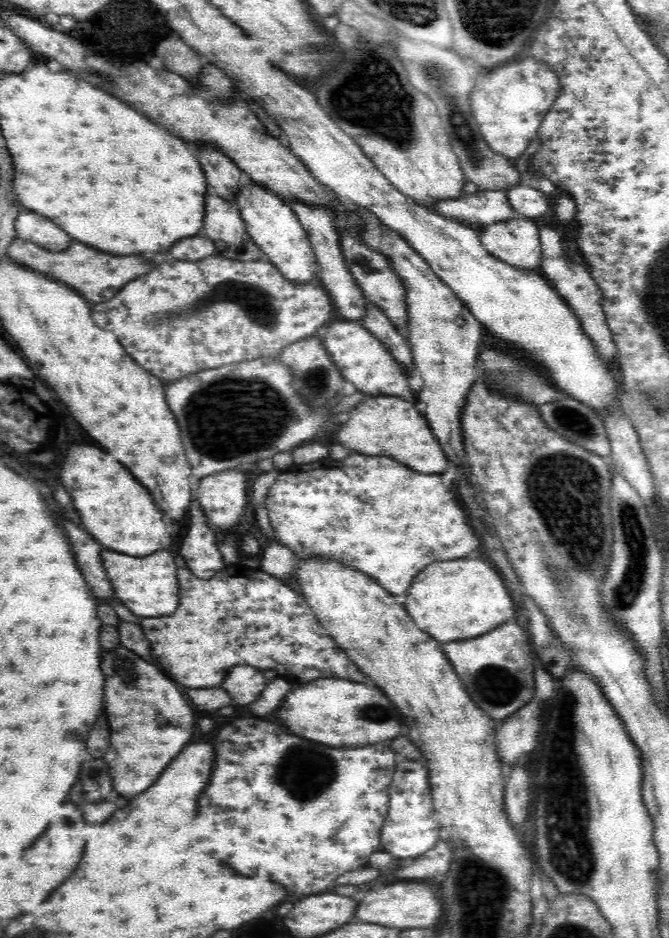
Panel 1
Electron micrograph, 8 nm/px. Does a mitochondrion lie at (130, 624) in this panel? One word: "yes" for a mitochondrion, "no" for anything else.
no

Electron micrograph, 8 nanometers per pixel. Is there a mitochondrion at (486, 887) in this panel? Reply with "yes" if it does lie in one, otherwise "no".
yes

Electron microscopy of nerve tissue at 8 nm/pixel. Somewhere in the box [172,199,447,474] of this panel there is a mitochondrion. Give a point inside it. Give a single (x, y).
(231, 415)

